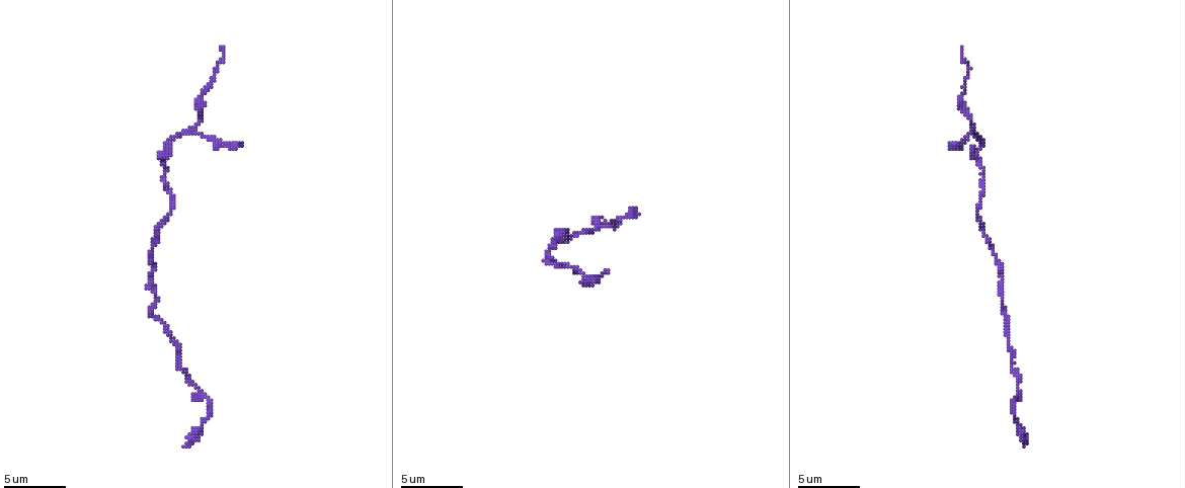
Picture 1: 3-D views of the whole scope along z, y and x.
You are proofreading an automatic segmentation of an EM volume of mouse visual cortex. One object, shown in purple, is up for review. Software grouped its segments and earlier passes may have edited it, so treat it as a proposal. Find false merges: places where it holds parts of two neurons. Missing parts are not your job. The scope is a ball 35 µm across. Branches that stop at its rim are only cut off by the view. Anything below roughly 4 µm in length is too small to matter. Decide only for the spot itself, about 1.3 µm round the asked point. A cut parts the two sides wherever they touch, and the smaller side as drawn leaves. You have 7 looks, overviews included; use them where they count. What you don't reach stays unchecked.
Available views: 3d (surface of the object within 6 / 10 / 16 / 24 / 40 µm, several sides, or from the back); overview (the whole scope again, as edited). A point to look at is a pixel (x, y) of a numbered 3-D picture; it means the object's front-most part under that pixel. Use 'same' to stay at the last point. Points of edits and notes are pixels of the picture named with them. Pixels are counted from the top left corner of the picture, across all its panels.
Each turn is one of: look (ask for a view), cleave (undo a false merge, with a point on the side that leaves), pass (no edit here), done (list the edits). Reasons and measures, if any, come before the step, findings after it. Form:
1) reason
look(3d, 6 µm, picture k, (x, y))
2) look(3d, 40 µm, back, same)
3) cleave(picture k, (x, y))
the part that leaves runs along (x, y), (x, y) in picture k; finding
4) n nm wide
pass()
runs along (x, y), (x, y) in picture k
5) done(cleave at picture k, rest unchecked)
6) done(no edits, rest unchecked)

thick turns thin
look(3d, 6 µm, picture 1, (1004, 315))

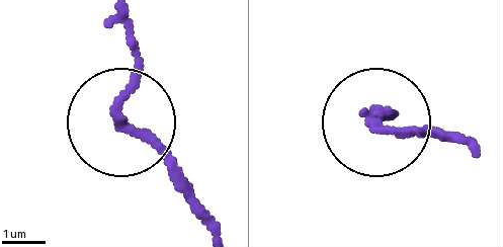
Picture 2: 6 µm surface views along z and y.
190 nm wide
pass()
runs along (123, 18), (135, 62), (123, 116), (218, 222) in picture 2; all the same neuron

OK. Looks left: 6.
branch point
look(3d, 6 µm, picture 1, (970, 131))

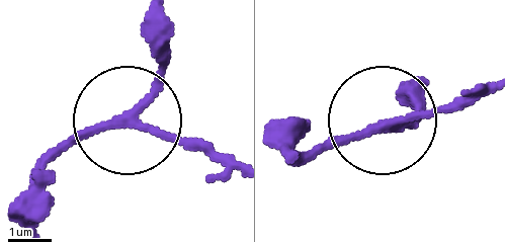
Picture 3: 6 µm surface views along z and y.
180 nm wide
pass()
continuous, no second neuron

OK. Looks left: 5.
calibre changes
look(3d, 10 µm, picture 1, (983, 174))

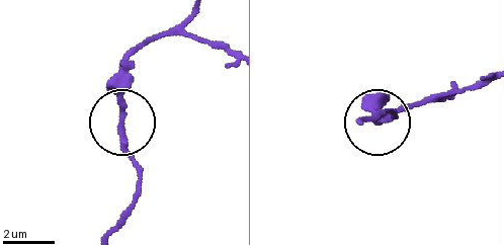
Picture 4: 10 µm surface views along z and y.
look(3d, 10 µm, back, picture 4, (120, 124))

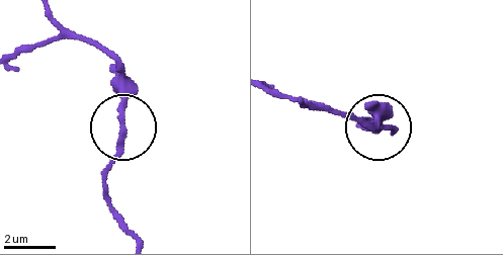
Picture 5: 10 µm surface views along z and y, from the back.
pass()
one neuron here

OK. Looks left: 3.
done(no edits, rest unchecked)

